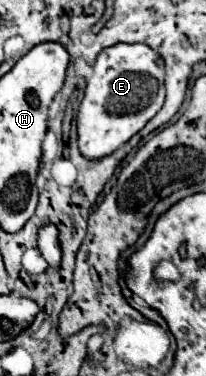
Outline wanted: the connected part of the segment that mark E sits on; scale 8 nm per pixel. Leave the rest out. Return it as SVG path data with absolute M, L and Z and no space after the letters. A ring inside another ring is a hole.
M116 43L100 51L78 109L78 147L88 159L110 155L136 135L164 103L164 61L146 43Z

